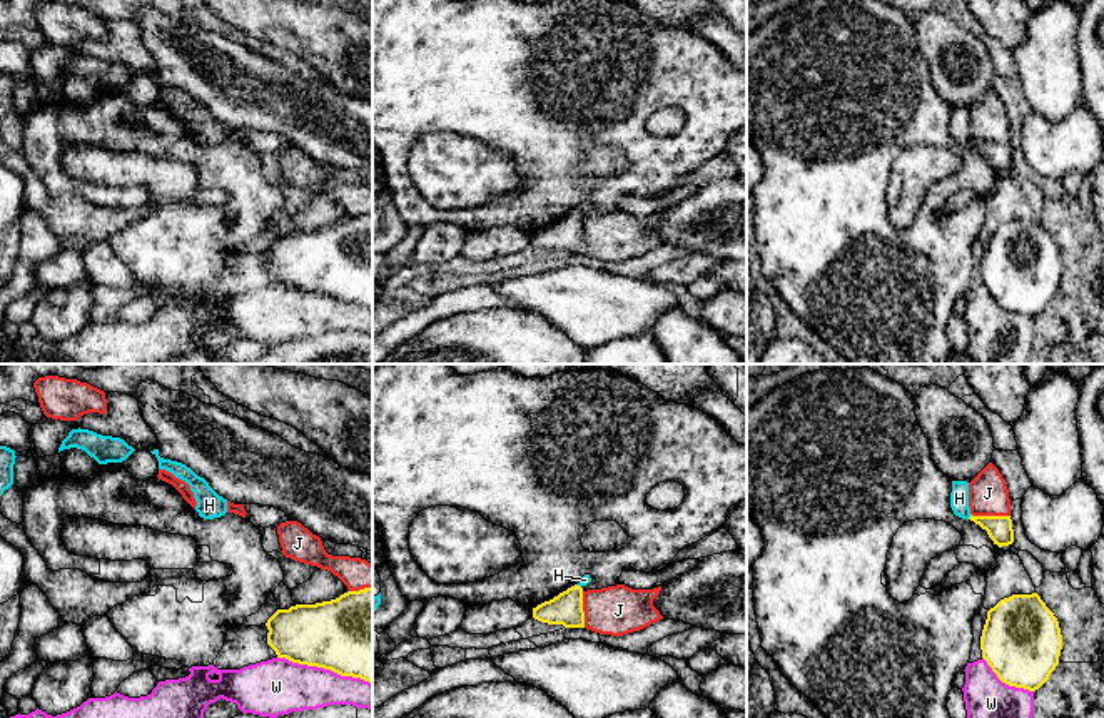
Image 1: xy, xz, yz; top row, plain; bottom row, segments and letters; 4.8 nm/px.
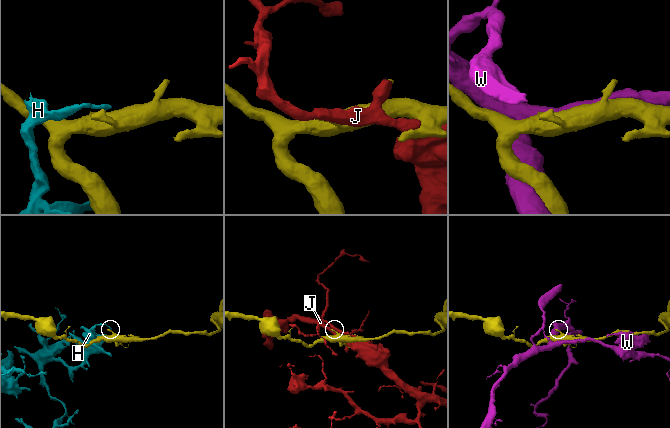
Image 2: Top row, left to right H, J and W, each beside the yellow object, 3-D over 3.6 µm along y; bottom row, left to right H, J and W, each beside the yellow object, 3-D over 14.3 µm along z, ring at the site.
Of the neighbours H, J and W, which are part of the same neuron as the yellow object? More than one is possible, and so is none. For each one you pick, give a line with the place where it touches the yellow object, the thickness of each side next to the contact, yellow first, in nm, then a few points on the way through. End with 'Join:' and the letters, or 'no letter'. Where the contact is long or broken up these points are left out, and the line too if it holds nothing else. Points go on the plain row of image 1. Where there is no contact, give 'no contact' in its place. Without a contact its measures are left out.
Join: no letter

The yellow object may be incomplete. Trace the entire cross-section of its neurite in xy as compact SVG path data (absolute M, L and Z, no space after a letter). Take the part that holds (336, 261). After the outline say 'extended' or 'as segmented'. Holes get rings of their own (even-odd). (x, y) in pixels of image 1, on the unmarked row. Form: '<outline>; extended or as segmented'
M372 214L277 235L266 252L277 284L372 309Z; as segmented

